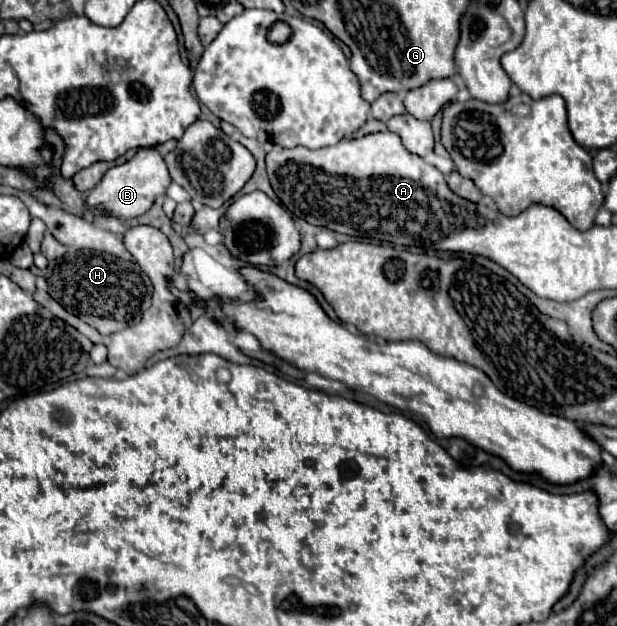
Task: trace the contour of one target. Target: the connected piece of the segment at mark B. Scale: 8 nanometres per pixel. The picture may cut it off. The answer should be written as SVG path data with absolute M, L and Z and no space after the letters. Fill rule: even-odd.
M141 148L131 160L113 166L107 176L103 176L103 180L89 192L87 204L95 214L115 214L117 218L127 220L145 214L153 206L153 202L165 194L169 184L171 176L163 156L153 148Z

